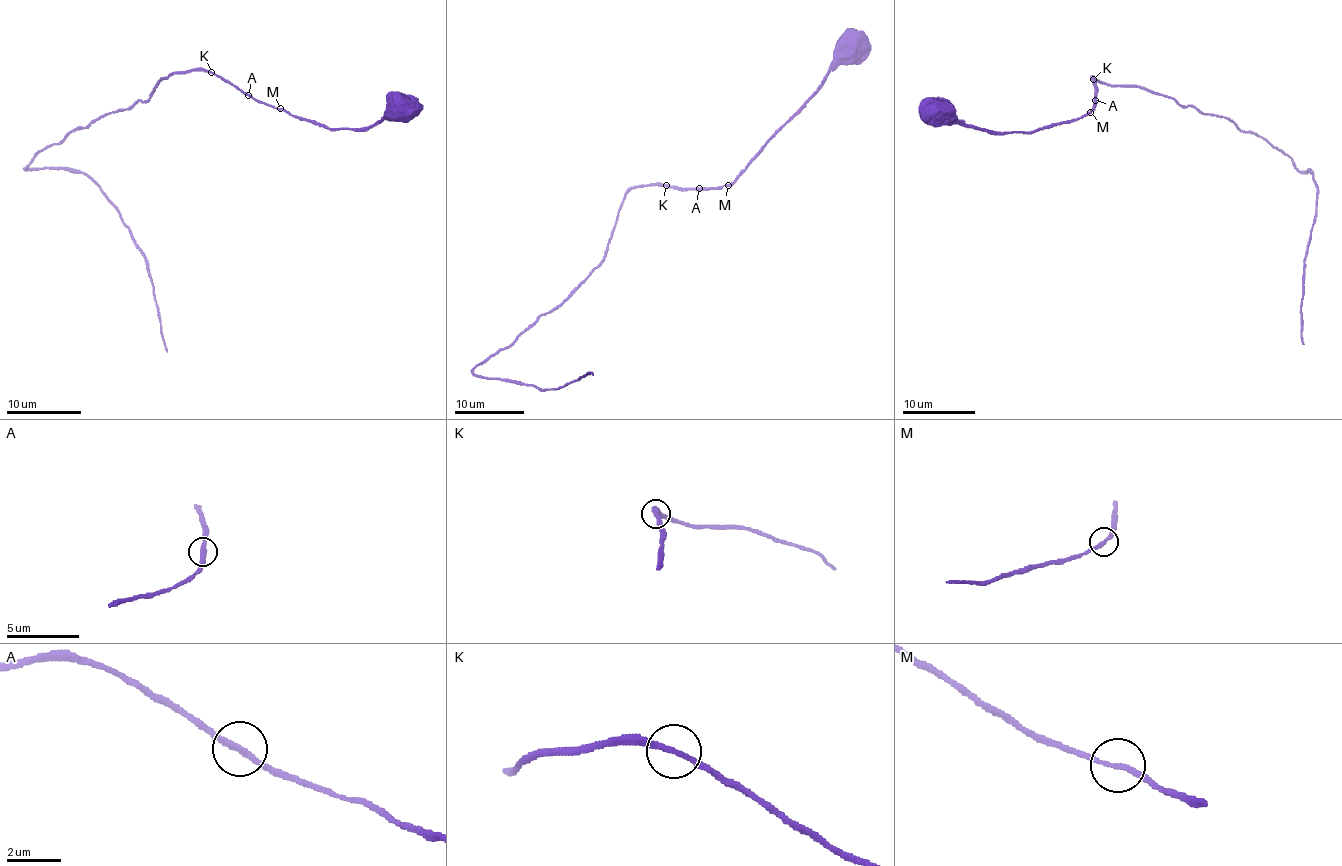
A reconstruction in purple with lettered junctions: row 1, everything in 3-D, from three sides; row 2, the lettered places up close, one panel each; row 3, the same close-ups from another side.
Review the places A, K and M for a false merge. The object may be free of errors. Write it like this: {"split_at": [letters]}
{"split_at": []}

